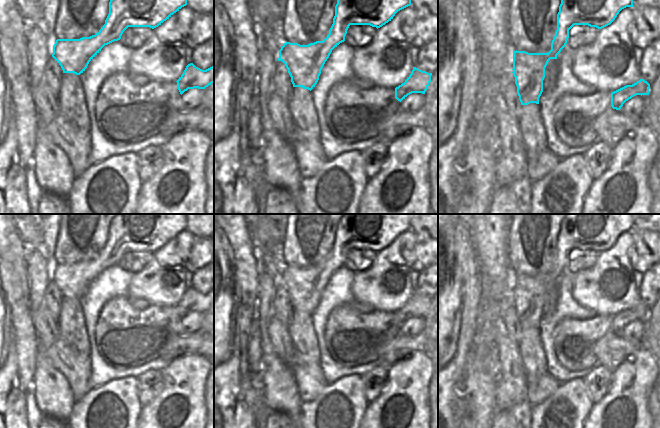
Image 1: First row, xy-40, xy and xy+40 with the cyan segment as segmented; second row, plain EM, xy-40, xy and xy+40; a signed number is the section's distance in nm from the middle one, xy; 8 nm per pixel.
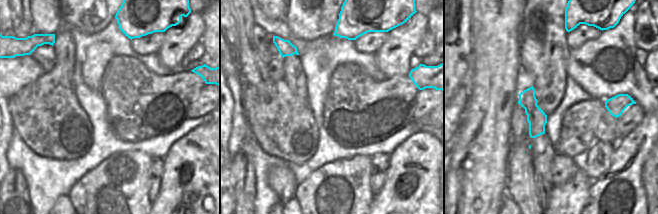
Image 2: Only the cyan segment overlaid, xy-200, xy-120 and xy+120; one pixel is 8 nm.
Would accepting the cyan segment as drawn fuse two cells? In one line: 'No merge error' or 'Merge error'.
Merge error.

